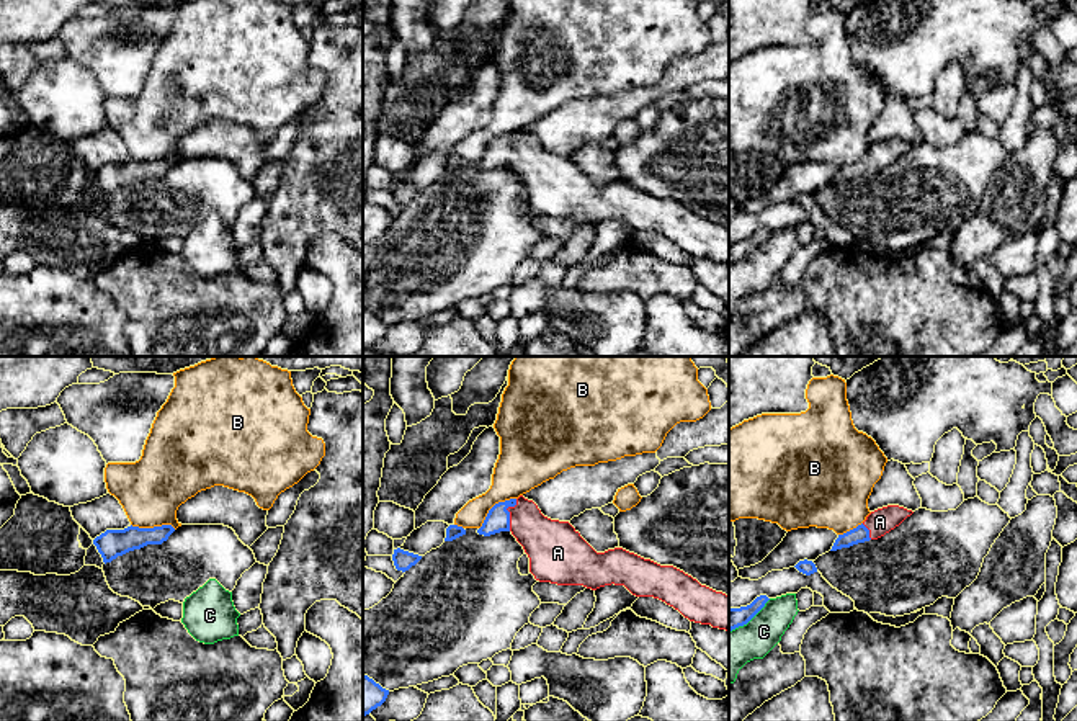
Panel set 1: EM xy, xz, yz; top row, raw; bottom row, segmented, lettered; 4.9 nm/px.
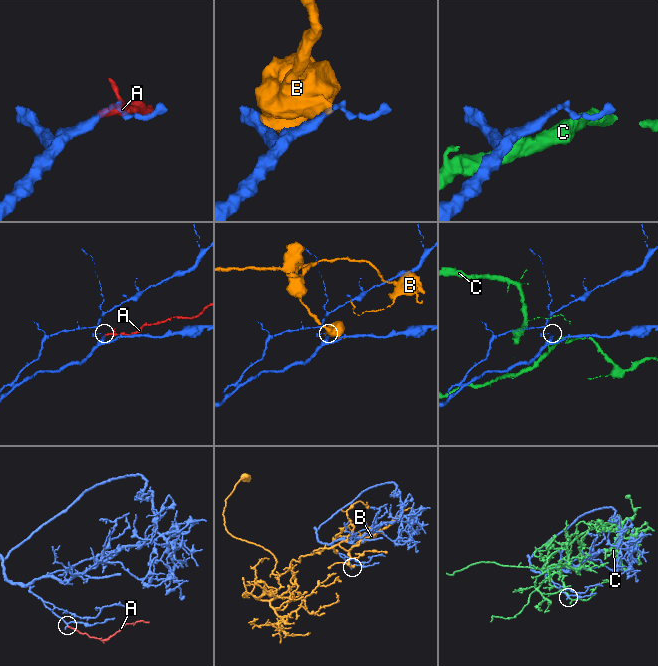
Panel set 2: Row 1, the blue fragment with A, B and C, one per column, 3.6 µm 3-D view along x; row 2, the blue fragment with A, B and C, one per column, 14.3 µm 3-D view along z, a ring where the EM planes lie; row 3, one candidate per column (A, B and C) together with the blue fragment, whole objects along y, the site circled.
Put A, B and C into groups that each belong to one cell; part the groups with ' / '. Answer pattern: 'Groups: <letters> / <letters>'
Groups: A / B / C

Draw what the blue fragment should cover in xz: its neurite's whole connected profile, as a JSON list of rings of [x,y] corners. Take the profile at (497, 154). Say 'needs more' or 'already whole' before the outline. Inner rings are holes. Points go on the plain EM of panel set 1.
needs more; [[[520,129],[495,137],[479,168],[510,165],[530,191],[539,216],[583,219],[597,224],[624,219],[636,231],[654,231],[685,252],[729,265],[729,231],[701,219],[673,199],[660,199],[623,181],[597,186],[569,157],[551,154],[533,134]]]

